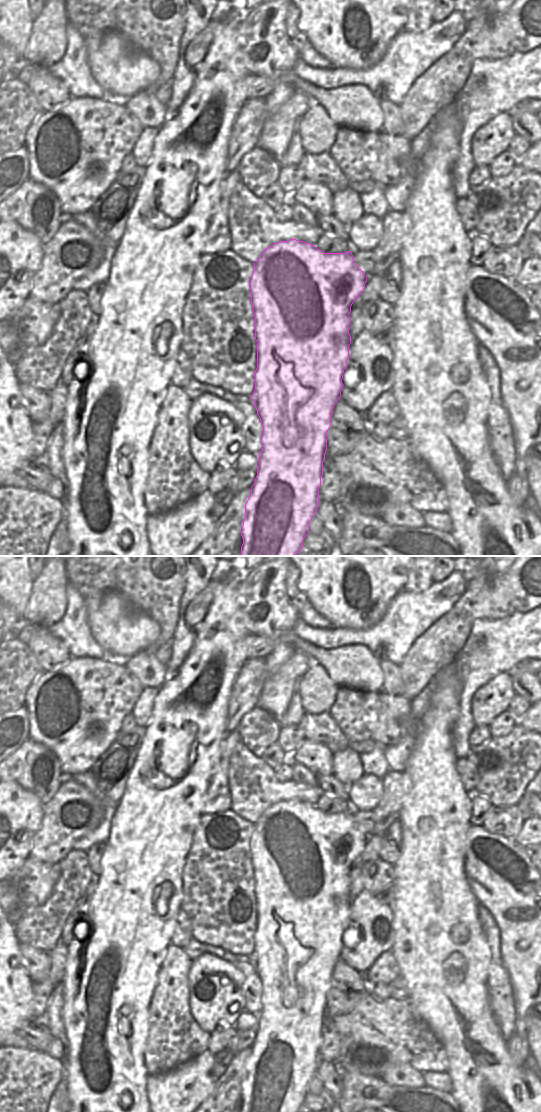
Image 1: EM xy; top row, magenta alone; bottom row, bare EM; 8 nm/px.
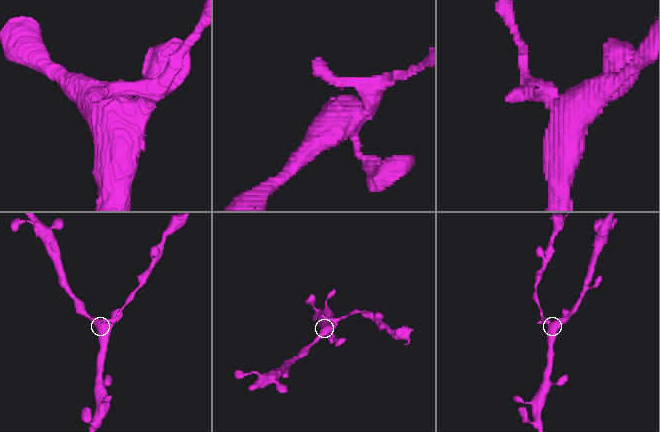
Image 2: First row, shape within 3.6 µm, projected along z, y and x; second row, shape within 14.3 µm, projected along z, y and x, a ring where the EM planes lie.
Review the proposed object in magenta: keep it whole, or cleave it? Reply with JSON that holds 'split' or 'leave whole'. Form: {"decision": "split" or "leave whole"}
{"decision": "split"}

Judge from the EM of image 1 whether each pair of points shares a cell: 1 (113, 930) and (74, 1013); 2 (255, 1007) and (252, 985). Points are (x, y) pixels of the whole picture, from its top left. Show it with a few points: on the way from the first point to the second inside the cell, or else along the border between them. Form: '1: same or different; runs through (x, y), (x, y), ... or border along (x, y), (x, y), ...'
1: same; runs through (104, 951), (90, 969), (84, 992)
2: same; runs through (255, 1002), (255, 992), (253, 990)

